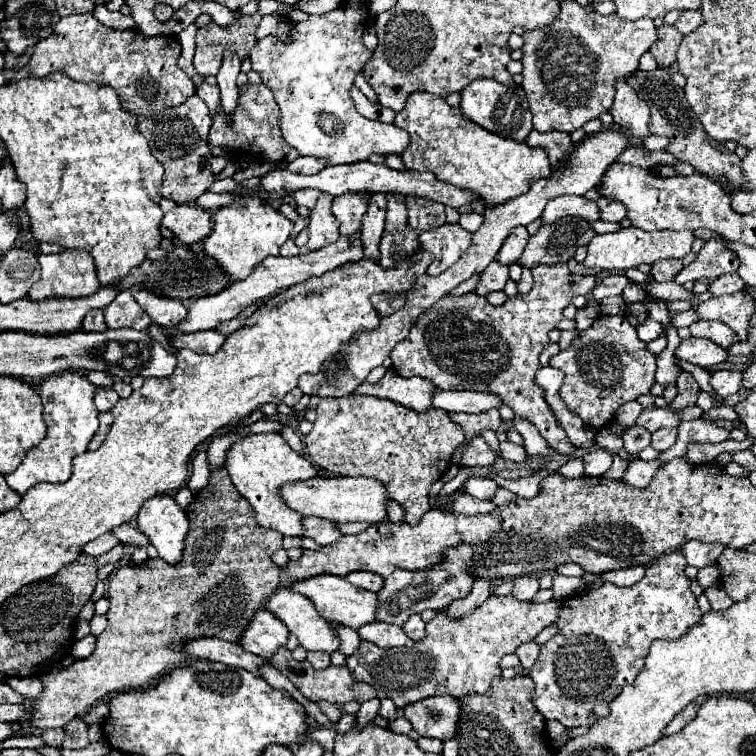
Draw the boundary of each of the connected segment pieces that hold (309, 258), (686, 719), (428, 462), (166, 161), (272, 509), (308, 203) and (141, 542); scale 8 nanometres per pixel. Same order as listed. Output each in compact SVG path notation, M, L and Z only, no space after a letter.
M360 235L354 239L354 243L350 243L346 237L340 237L336 243L326 245L322 249L310 251L306 255L296 255L296 257L270 257L264 259L258 267L254 267L254 271L250 271L250 275L242 281L232 283L230 287L222 289L216 295L206 295L202 299L192 299L188 305L188 315L184 321L180 321L178 325L174 325L172 329L178 331L202 331L202 329L214 329L216 325L220 325L222 321L228 321L232 317L236 317L242 309L246 309L252 303L262 303L264 299L276 295L282 289L288 289L296 283L302 283L308 277L314 275L322 275L330 269L336 269L348 261L360 261L362 259L362 243L360 243Z
M692 701L684 711L680 711L670 723L668 723L668 727L662 731L664 735L672 735L672 733L678 733L684 725L688 725L694 717L696 717L696 711L698 711L698 705Z
M346 395L346 397L340 397L340 399L322 399L322 401L318 403L318 407L316 407L316 413L318 413L318 417L316 417L316 421L314 421L314 427L312 427L312 431L304 437L304 445L306 445L308 457L310 457L316 465L320 465L322 469L326 469L326 471L330 471L330 473L334 473L334 475L350 475L350 477L370 475L370 477L380 479L380 481L388 487L388 493L406 507L406 517L404 517L404 519L408 521L408 525L418 523L418 519L430 509L430 503L428 503L430 485L436 483L436 481L444 475L444 471L450 467L454 449L466 439L462 427L460 427L458 423L454 423L454 421L450 419L450 415L448 415L446 411L442 411L442 409L432 409L432 411L428 411L428 413L416 413L416 411L412 411L412 409L408 409L408 407L402 407L400 403L394 403L394 401L390 401L390 399L380 399L380 397L370 397L370 395Z
M192 95L180 107L166 109L154 117L138 119L138 131L146 137L152 153L164 165L164 181L162 181L162 197L168 197L176 203L196 201L198 195L206 193L214 183L214 173L210 169L210 147L208 147L208 129L212 121L208 115L208 107L198 95Z
M260 433L248 435L240 443L232 445L226 453L226 469L238 493L250 501L256 513L256 521L262 527L272 527L282 535L302 537L302 515L290 511L286 503L282 503L282 495L278 495L278 487L290 481L316 477L316 467L300 453L292 451L292 447L278 433Z
M308 189L308 191L296 191L294 193L294 201L298 207L308 207L310 211L314 209L314 203L318 201L318 195L322 195L320 191L314 191L314 189Z
M126 523L126 525L120 525L120 527L114 527L112 531L120 543L124 545L132 545L132 547L148 547L150 541L146 537L142 537L142 533L138 531L138 527L134 527L132 523Z

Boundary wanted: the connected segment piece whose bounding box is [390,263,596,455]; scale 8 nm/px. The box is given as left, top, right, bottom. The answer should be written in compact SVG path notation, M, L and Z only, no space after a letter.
M566 263L534 267L532 275L534 287L530 293L508 297L506 303L498 307L474 293L460 297L446 295L434 303L434 307L424 311L412 325L408 337L392 349L392 369L402 377L420 375L442 391L470 389L498 393L520 419L536 425L552 449L572 455L574 445L558 425L544 399L544 389L534 377L540 369L538 357L550 343L548 331L560 323L562 311L570 305L574 295L586 295L596 285L596 277L572 275Z

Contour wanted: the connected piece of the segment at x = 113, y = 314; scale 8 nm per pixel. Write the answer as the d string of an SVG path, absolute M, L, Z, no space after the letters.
M120 291L116 295L116 299L104 309L104 317L110 329L144 331L152 323L152 319L128 291Z

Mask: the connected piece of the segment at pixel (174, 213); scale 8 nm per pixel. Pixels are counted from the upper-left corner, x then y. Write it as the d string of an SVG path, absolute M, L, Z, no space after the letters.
M176 205L164 215L162 225L174 231L174 235L188 245L202 241L212 231L208 213L196 205Z

